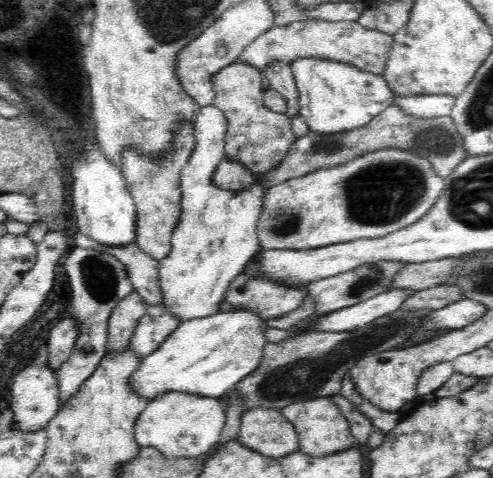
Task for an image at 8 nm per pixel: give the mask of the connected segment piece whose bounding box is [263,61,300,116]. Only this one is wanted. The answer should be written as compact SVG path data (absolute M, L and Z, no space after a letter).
M276 61L265 66L264 76L269 80L270 88L277 90L287 100L286 114L298 115L300 110L299 92L291 66L284 61Z

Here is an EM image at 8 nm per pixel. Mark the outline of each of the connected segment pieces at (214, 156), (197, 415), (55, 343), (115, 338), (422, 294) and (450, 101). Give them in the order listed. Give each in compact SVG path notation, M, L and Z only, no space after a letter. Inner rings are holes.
M210 104L200 108L194 122L194 150L192 150L192 156L190 156L190 160L186 163L186 166L182 168L182 174L180 174L182 210L179 214L178 224L174 227L172 240L170 240L170 243L172 243L172 252L170 252L166 258L162 258L162 261L159 262L160 285L163 298L162 305L160 306L165 306L165 308L169 310L171 314L174 314L181 322L188 322L188 320L192 320L192 318L208 318L212 316L212 314L218 314L218 312L220 312L220 302L226 301L225 292L228 290L230 282L232 282L238 274L244 272L252 258L254 258L261 250L256 224L258 224L258 218L260 218L260 214L262 214L262 200L264 200L264 196L266 196L266 192L268 192L269 188L264 187L264 185L260 183L260 179L257 179L258 175L256 174L256 181L253 182L253 185L246 186L245 189L230 190L226 189L226 187L220 187L213 184L211 174L216 170L222 157L225 156L224 140L226 136L226 126L228 126L228 119L224 117L224 112L218 109L218 107Z
M164 391L151 398L138 415L134 436L139 445L154 447L170 460L198 458L216 447L225 422L226 411L220 398Z
M72 317L60 320L52 330L50 330L50 340L48 340L48 367L55 372L63 362L72 354L76 336L78 336L77 321Z
M132 291L114 308L109 319L107 354L122 354L131 342L136 325L146 314L147 303Z
M440 285L426 290L416 291L414 296L410 296L404 301L401 308L404 310L427 310L428 312L441 310L454 304L465 296L465 293L460 287Z
M425 94L414 96L398 96L396 105L400 105L412 117L443 117L451 114L457 98L448 94Z

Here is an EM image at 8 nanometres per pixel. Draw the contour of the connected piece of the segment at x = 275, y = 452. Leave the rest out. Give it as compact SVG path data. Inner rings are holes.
M250 407L241 414L238 440L242 445L275 459L300 449L299 436L280 409Z

